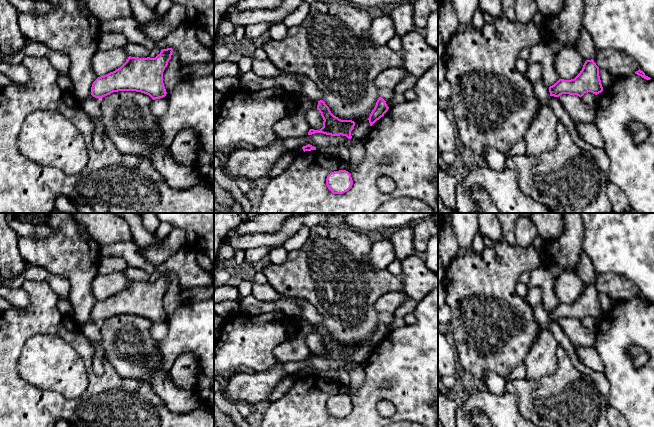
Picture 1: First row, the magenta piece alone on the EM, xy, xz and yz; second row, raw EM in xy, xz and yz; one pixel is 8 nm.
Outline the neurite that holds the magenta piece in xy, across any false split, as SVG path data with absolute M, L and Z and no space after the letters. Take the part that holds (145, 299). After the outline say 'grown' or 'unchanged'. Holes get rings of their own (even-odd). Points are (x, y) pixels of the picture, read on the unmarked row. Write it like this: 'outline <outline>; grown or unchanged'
outline M167 272L161 274L155 282L129 280L120 292L93 306L91 319L101 323L113 316L136 315L149 319L153 324L165 321L167 316L163 296L172 276L172 272Z; unchanged

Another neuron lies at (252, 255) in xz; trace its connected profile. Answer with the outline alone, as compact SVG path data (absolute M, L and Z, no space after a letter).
M261 246L261 247L250 248L250 249L246 250L244 263L252 265L254 262L257 262L264 256L269 255L271 249L272 249L272 247L270 247L270 246Z

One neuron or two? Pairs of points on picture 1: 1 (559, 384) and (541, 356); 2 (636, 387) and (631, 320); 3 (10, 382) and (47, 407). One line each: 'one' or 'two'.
1: two
2: one
3: one

